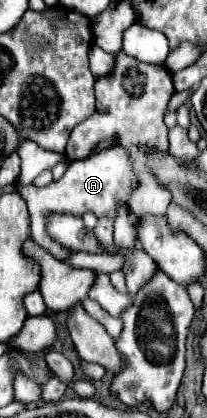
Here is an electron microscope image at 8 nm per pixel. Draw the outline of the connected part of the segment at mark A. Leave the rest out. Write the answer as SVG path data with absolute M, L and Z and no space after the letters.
M111 147L111 149L99 151L99 153L83 159L83 161L71 161L65 175L59 181L53 181L51 185L45 185L45 187L37 187L33 183L31 185L17 185L17 191L25 199L29 213L31 213L33 241L37 241L49 253L53 253L53 257L63 259L71 251L67 251L57 241L47 237L45 215L51 213L51 211L73 213L73 215L83 215L85 211L93 211L97 217L103 217L103 215L115 217L115 203L127 201L135 183L137 183L137 177L131 171L127 151L123 147Z

